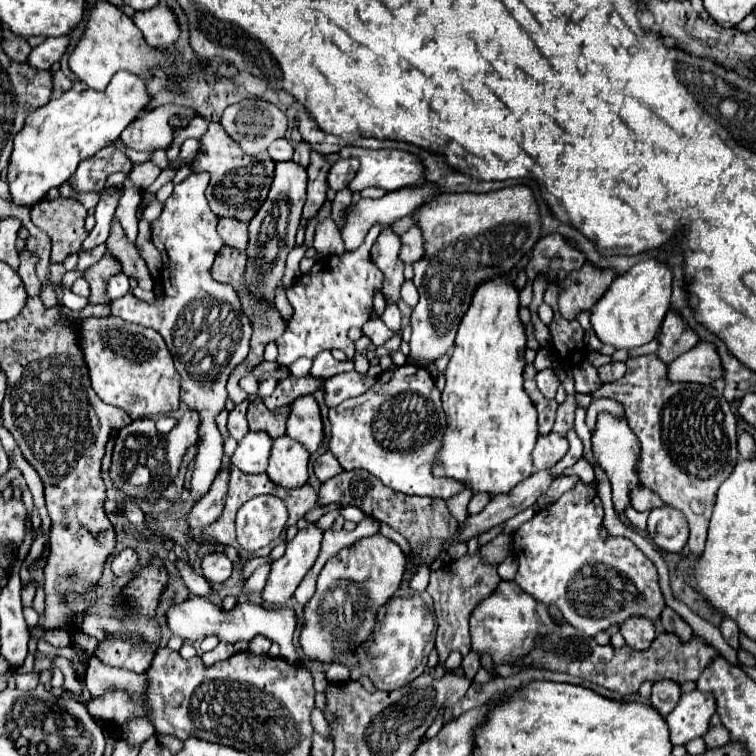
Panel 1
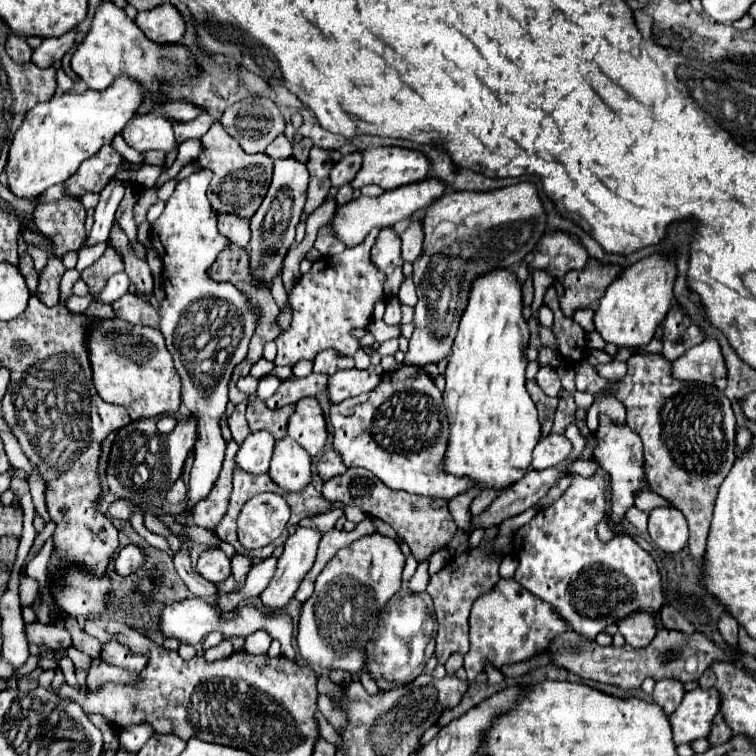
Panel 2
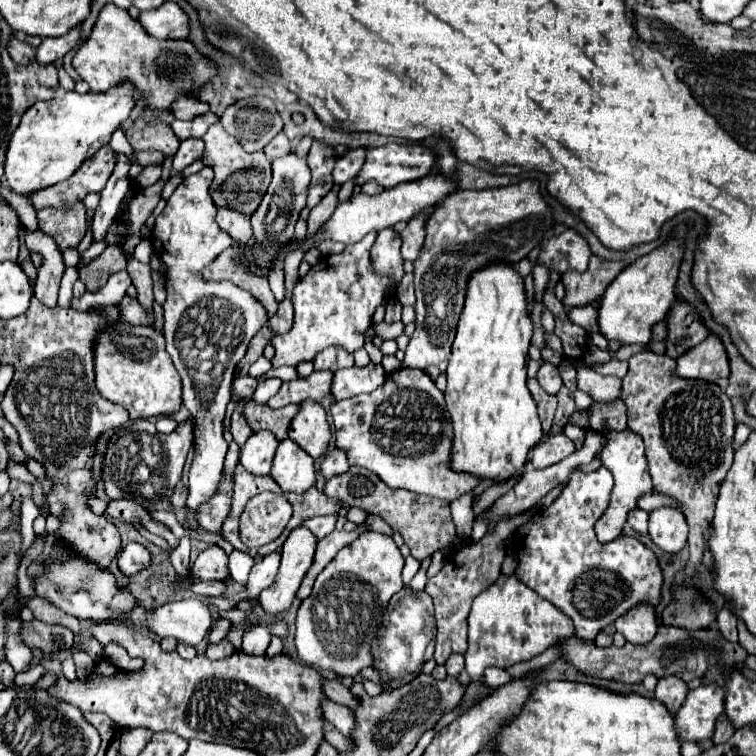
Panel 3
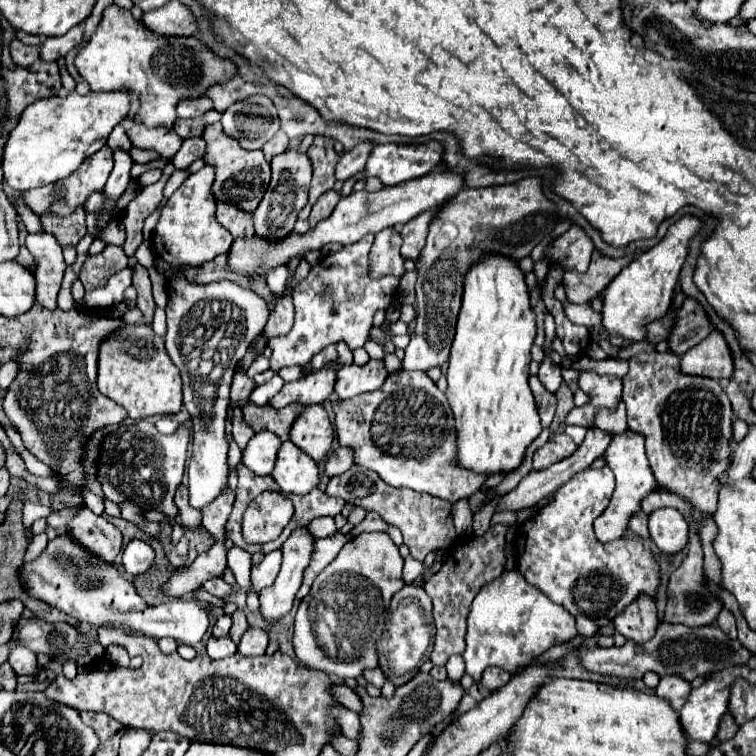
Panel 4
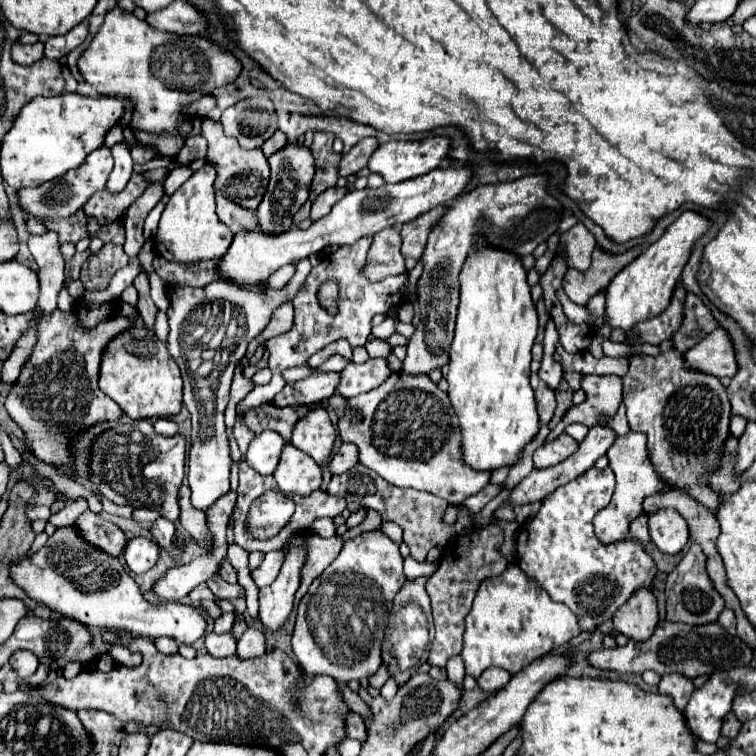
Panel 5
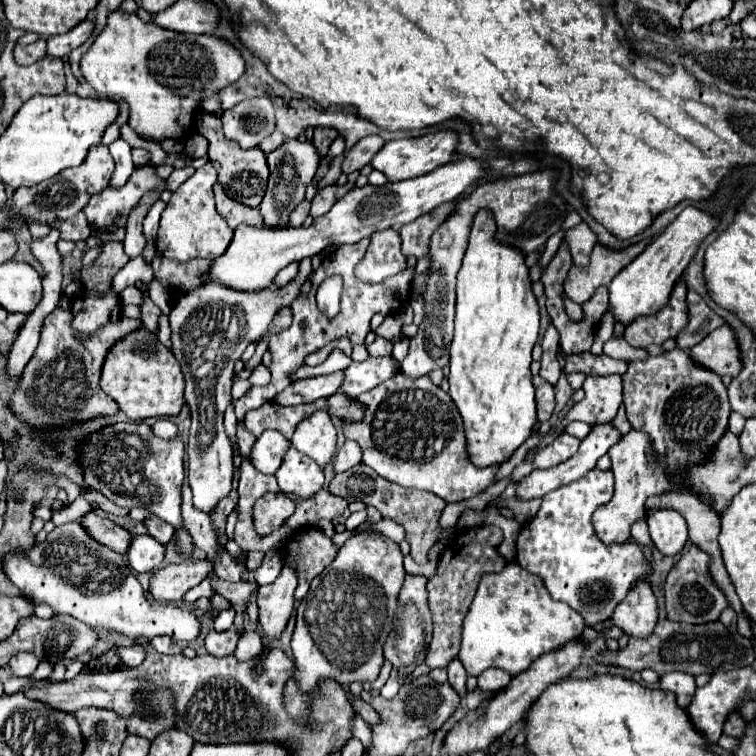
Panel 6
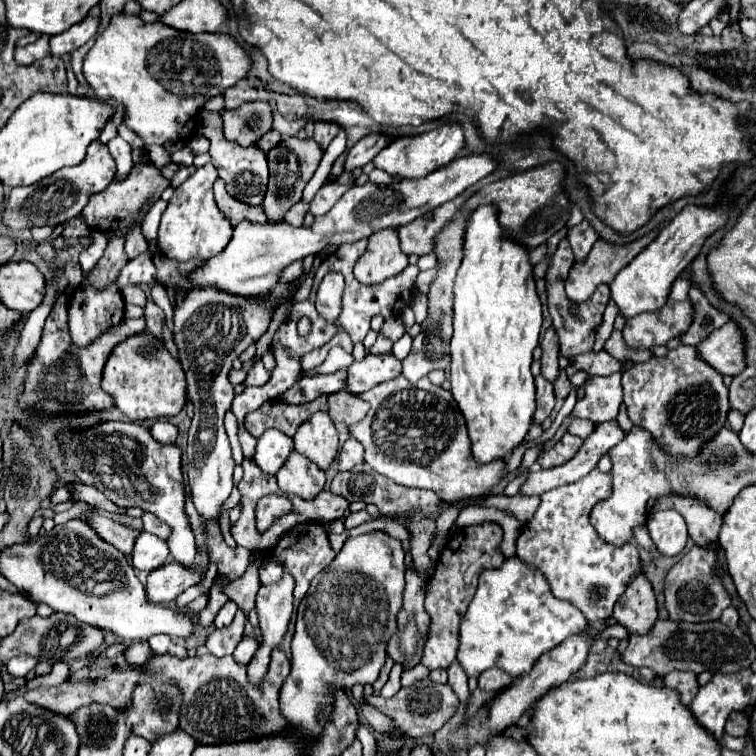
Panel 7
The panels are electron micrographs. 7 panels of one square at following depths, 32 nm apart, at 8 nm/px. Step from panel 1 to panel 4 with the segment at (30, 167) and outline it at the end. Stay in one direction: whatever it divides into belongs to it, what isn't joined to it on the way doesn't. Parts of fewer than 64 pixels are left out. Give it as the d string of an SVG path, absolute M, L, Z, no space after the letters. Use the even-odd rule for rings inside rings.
M68 92L64 96L54 96L52 100L36 100L36 104L30 104L20 118L20 124L10 132L6 148L4 148L4 178L16 192L26 192L32 188L40 188L46 184L54 184L58 180L68 178L88 156L98 152L110 132L128 116L130 110L130 98L128 92L90 92L90 94L78 94Z

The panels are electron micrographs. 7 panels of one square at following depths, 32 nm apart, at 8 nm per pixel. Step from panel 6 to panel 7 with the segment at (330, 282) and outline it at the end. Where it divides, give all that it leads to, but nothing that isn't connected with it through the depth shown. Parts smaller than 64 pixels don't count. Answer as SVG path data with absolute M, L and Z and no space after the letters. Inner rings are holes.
M336 272L328 274L322 284L318 286L318 296L316 296L316 308L326 320L336 320L340 314L340 300L344 292L344 278Z

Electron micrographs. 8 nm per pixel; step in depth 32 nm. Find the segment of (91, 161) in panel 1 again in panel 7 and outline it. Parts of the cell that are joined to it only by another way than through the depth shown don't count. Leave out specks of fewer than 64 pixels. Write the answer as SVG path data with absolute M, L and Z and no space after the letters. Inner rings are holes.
M102 142L90 144L82 164L62 168L60 172L56 172L56 176L50 176L40 184L14 188L10 198L6 200L4 226L8 230L20 230L32 226L56 226L60 222L66 222L72 216L78 216L82 208L88 204L88 198L96 192L102 192L114 180L114 174L116 174L116 162L110 156L108 146L104 146Z

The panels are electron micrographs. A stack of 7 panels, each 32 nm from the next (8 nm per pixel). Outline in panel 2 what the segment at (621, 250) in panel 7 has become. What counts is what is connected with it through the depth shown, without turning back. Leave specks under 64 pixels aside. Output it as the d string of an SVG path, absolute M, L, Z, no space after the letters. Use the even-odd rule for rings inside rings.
M588 260L584 270L572 270L564 276L564 294L560 296L560 310L566 318L572 318L576 310L592 308L620 274L618 266L602 266L598 260Z

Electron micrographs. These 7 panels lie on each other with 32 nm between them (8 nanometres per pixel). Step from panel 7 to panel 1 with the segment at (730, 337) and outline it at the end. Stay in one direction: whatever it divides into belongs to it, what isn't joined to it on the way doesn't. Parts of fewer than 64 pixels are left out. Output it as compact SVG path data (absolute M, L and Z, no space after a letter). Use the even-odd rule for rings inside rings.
M700 342L684 356L668 364L668 380L674 384L676 382L710 384L716 378L722 378L722 368L714 344Z

